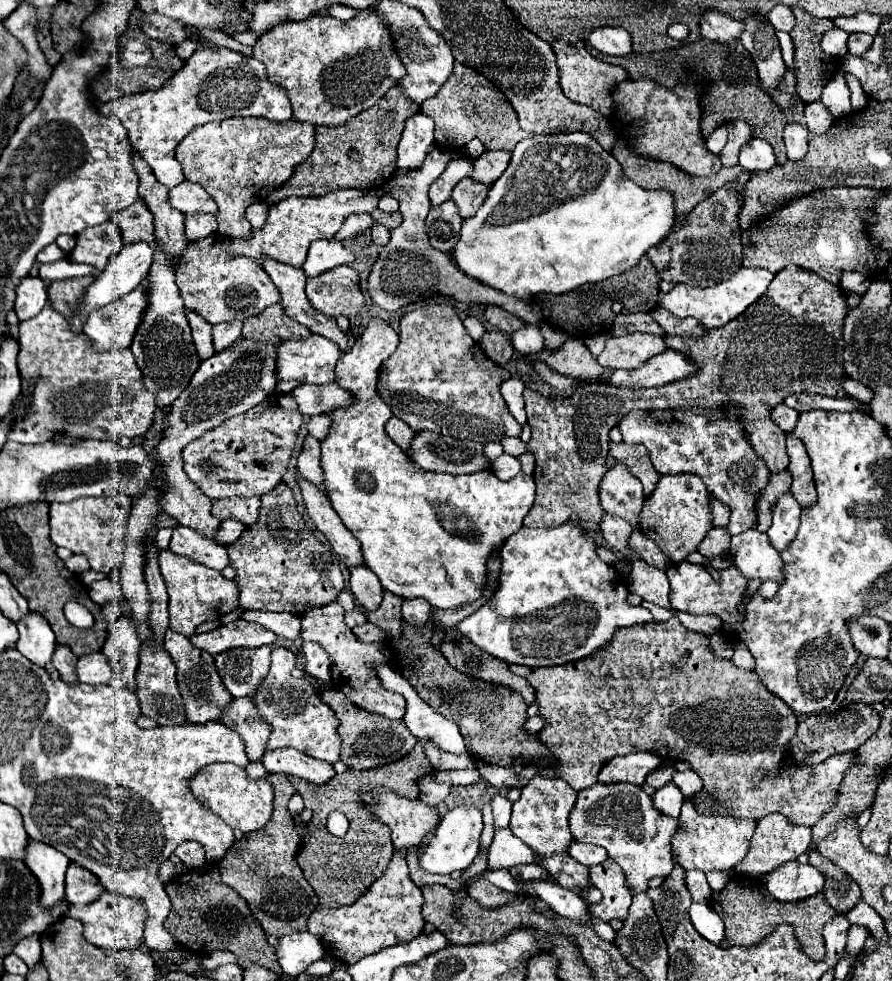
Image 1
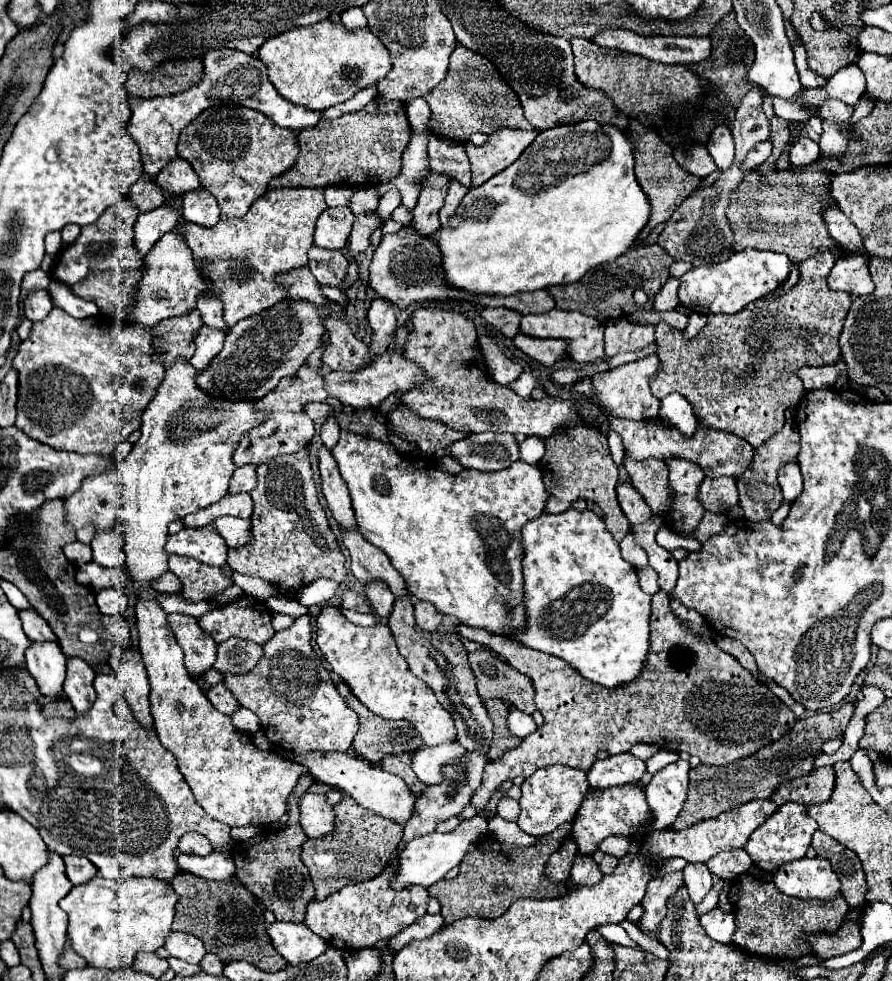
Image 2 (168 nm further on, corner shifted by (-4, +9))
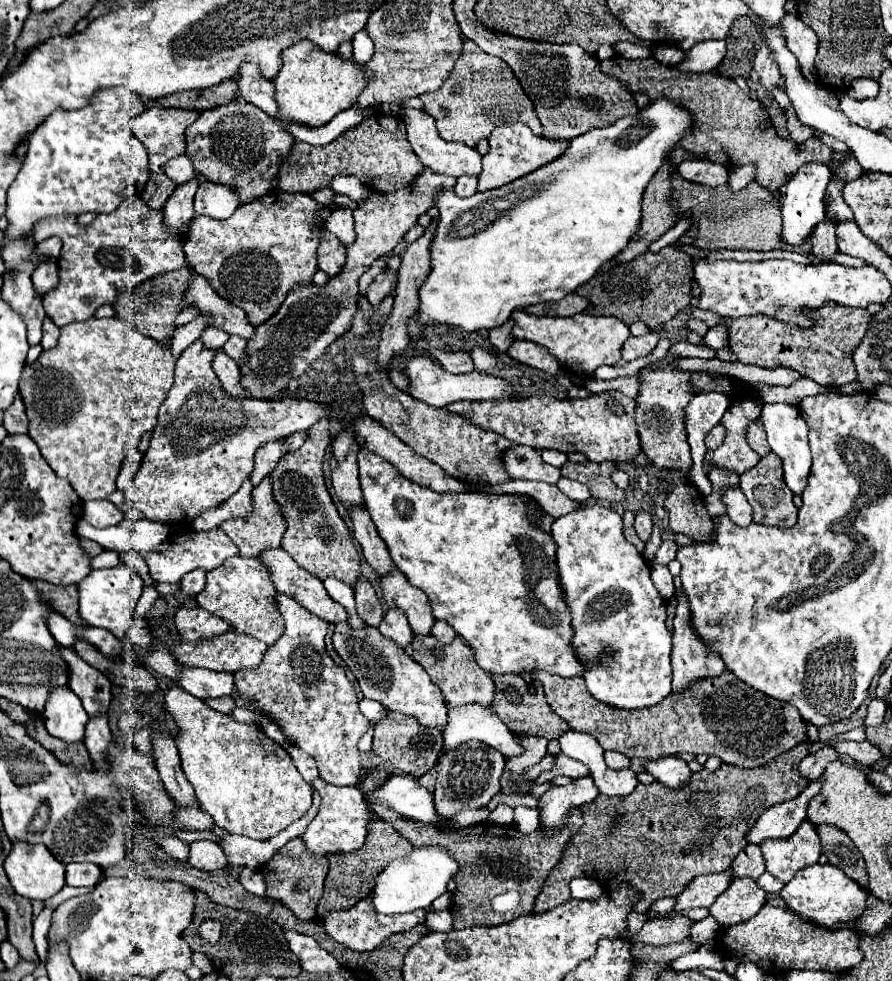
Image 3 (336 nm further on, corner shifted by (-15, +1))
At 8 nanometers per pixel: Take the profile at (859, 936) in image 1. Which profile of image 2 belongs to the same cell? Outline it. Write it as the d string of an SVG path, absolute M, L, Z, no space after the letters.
M844 922L832 936L828 934L818 934L818 936L808 936L814 954L820 960L828 960L832 956L846 954L850 950L860 948L862 938L860 938L860 928L856 922Z

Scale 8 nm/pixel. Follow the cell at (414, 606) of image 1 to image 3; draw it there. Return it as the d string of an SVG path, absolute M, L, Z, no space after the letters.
M437 620L435 622L435 626L433 626L433 632L431 632L439 642L443 642L443 644L451 644L453 642L453 638L457 636L455 634L455 630L447 624L447 622L443 622L443 620Z

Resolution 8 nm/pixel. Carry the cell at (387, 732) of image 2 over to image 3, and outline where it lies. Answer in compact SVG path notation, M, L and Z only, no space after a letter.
M389 712L383 720L375 724L375 736L373 736L373 752L381 756L389 768L393 768L399 774L409 774L413 778L421 778L427 774L435 764L443 750L443 734L437 728L427 728L417 722L413 716L403 716L397 712Z

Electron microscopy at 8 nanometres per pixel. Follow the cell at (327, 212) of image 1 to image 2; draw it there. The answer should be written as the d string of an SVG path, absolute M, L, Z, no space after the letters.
M280 188L260 196L242 218L222 216L212 228L184 222L182 234L196 264L204 274L212 276L220 292L228 328L242 318L264 312L286 296L286 290L274 282L274 276L308 264L314 226L324 210L324 188Z

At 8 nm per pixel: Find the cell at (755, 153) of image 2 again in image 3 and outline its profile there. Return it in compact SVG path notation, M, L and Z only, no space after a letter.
M741 166L741 168L731 168L729 170L729 186L731 190L739 190L739 188L745 188L751 178L753 178L753 166Z

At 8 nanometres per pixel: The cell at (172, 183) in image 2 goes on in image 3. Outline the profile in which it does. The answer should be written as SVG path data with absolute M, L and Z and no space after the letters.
M183 154L181 158L169 160L169 162L165 164L165 174L167 174L175 184L183 184L183 182L187 182L187 180L191 180L191 178L197 176L197 172L193 170L191 160L189 160L185 154Z

